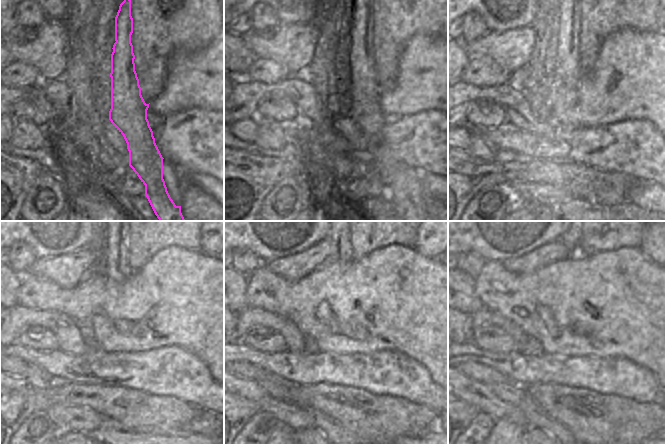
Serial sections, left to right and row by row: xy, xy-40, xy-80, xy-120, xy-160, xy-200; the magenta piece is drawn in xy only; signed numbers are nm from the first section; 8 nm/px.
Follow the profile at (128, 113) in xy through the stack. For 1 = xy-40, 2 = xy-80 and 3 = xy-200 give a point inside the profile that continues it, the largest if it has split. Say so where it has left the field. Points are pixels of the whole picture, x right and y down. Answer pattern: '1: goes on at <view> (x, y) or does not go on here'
1: goes on at xy-40 (354, 59)
2: goes on at xy-80 (577, 50)
3: goes on at xy-200 (570, 241)

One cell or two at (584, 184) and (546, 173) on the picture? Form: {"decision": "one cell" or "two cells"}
{"decision": "one cell"}

